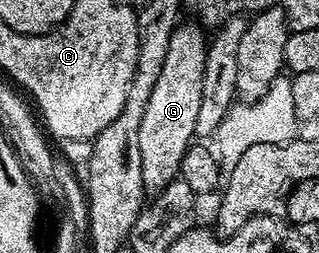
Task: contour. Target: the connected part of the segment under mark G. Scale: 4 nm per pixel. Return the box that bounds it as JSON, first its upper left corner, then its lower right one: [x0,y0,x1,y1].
[138,23,208,194]

